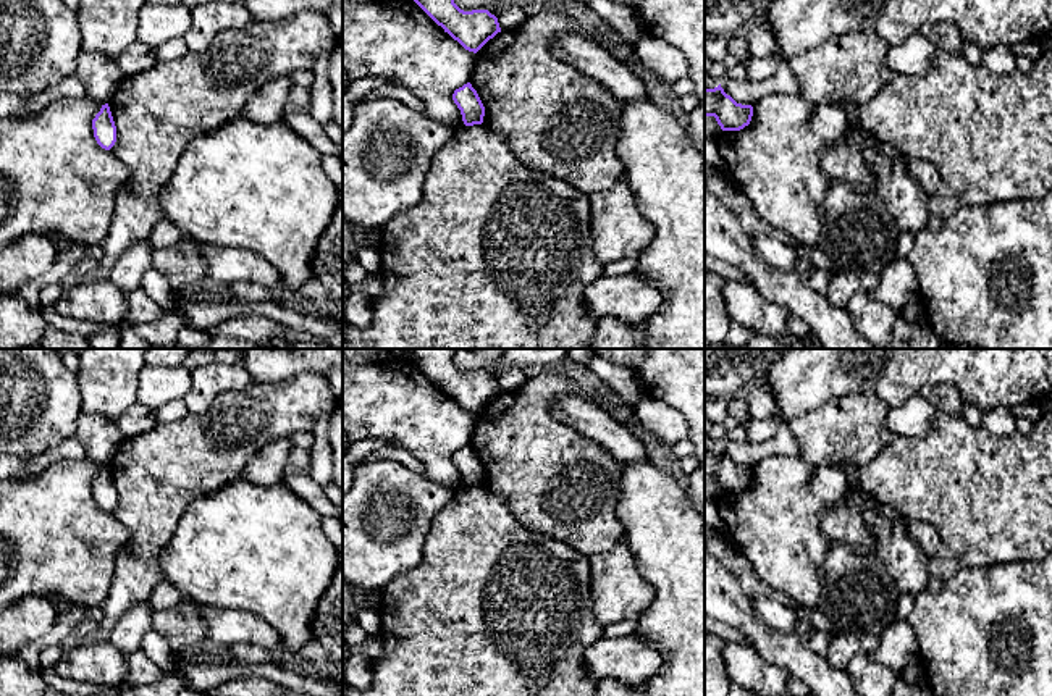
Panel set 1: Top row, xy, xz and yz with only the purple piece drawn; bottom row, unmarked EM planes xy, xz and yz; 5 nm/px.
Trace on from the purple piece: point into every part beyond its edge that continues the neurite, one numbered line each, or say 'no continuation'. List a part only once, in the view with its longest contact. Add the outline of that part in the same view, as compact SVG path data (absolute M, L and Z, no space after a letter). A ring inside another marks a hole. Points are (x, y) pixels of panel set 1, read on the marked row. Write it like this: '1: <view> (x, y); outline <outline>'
no continuation

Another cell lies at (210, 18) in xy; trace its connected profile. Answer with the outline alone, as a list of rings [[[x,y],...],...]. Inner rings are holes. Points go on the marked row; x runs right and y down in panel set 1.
[[[208,0],[191,10],[191,26],[183,36],[187,52],[202,53],[212,40],[228,27],[241,27],[250,21],[250,13],[242,2],[228,3]]]

